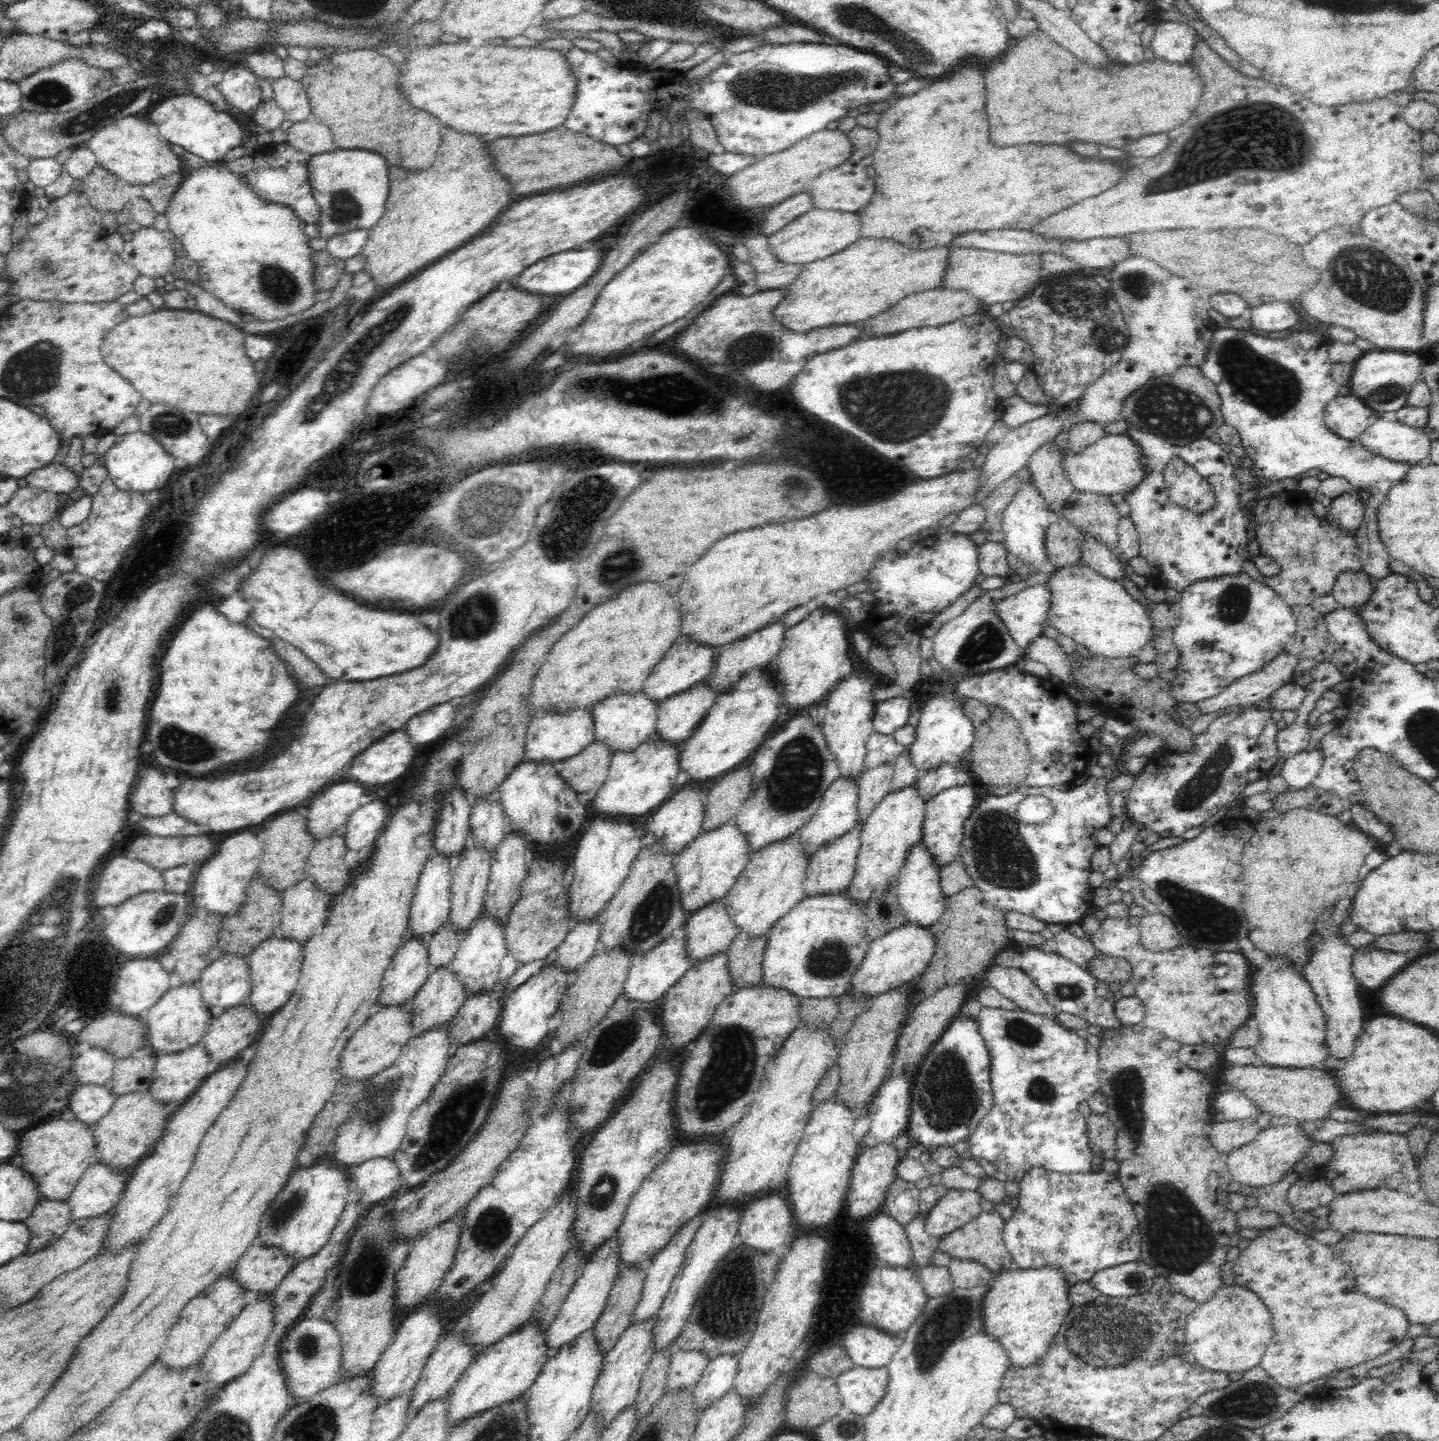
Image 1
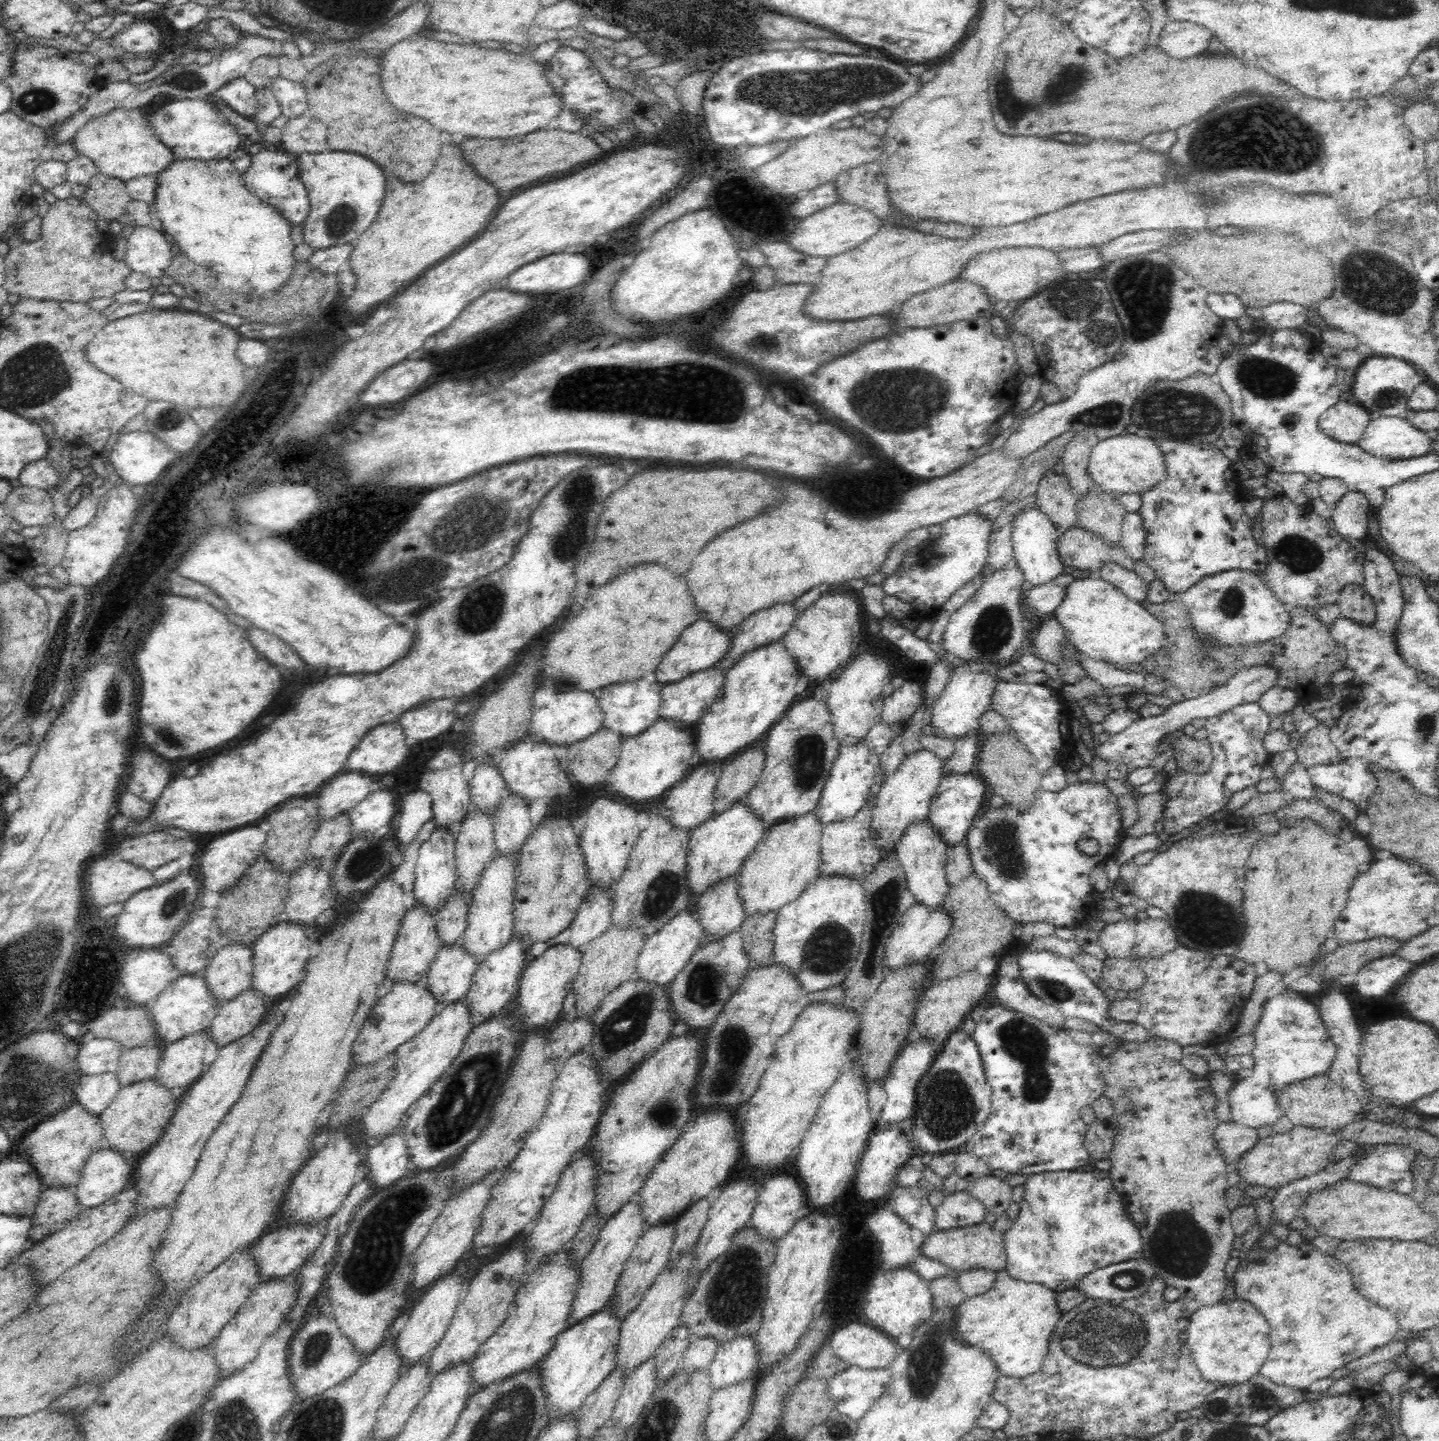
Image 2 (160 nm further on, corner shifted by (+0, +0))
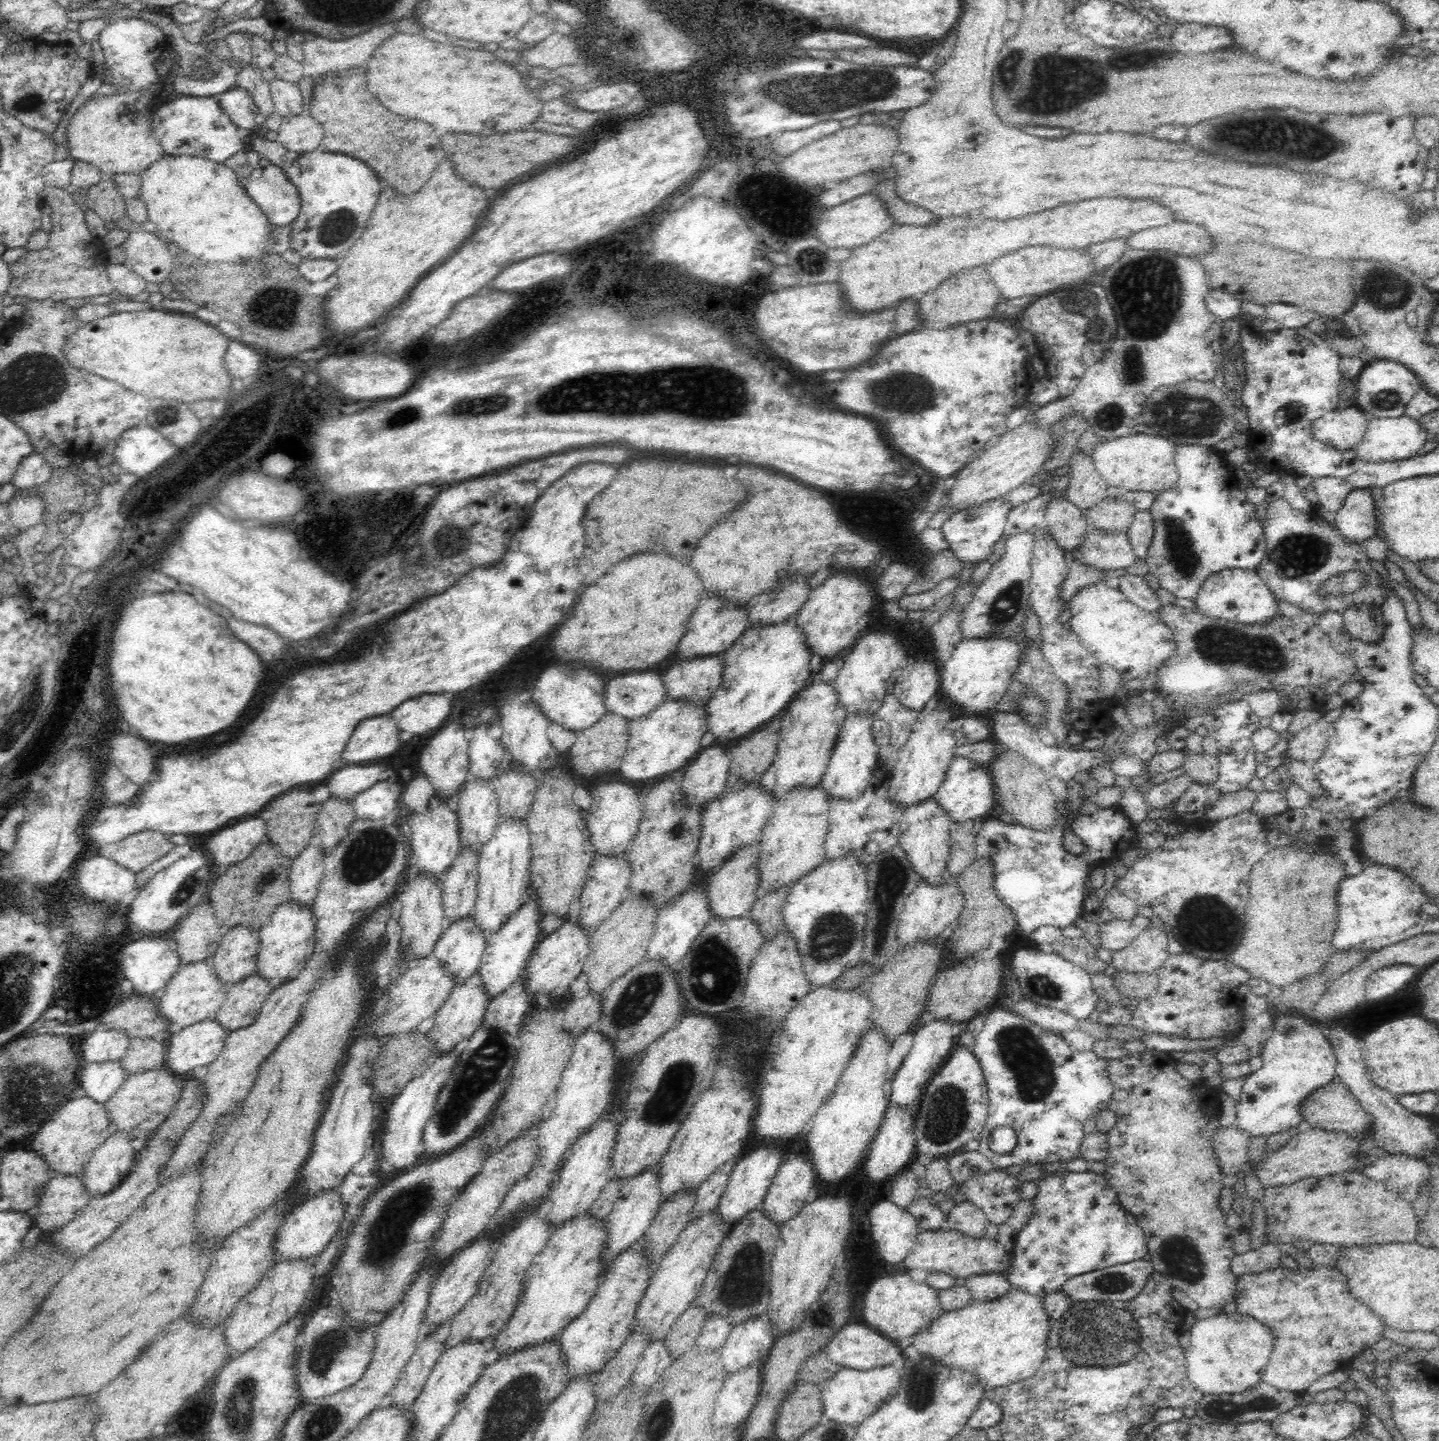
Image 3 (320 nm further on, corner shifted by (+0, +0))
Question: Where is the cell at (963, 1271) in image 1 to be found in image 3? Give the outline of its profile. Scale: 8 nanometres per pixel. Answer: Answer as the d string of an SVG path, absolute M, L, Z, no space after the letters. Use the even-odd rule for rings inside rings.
M987 1273L966 1279L972 1301L989 1302L1003 1298L1013 1287L1002 1273Z

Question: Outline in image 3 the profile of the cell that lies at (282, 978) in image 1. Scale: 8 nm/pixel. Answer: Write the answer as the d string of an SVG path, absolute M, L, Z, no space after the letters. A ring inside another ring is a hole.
M286 901L274 909L268 922L260 928L257 973L264 977L273 989L278 988L288 979L292 979L313 951L316 923L312 919L312 914L312 906Z

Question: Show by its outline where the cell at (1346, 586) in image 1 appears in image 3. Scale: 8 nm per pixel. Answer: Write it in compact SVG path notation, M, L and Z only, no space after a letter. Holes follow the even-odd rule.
M1361 603L1343 614L1344 630L1362 642L1378 642L1385 630L1384 615L1378 605Z

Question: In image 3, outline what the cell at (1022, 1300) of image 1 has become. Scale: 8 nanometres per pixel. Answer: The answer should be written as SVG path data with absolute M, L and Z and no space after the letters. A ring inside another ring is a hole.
M1012 1288L1003 1298L989 1302L974 1301L958 1310L944 1311L926 1330L921 1330L913 1337L912 1346L922 1358L935 1360L951 1368L968 1367L986 1389L1008 1386L1034 1376L1040 1368L1046 1356L1049 1322L1044 1298Z

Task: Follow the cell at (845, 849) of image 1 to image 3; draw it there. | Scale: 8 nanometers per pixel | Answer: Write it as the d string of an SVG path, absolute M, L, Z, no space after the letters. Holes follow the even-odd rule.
M883 765L875 769L873 777L865 786L864 794L856 800L836 800L829 807L829 828L825 840L828 859L840 856L858 858L865 866L870 866L879 852L884 852L899 844L900 820L905 806L895 804L889 797L889 778L892 770Z

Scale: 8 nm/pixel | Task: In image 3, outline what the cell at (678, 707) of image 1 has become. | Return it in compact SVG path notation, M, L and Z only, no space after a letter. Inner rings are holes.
M719 655L675 661L662 676L666 697L704 707L720 686L723 670L724 661Z

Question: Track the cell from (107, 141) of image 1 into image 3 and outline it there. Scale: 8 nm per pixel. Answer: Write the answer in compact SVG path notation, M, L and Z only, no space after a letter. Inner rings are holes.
M150 90L98 95L75 110L66 131L68 158L89 162L104 174L141 175L165 154L162 145L151 134Z

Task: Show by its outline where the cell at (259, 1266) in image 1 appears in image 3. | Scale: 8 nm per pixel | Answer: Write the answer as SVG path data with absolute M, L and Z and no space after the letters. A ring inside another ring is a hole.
M332 1187L320 1192L317 1197L306 1199L286 1215L284 1222L280 1224L280 1228L276 1232L276 1238L274 1238L276 1262L284 1259L316 1257L326 1248L326 1245L338 1232L344 1216L344 1203L340 1197L339 1187Z

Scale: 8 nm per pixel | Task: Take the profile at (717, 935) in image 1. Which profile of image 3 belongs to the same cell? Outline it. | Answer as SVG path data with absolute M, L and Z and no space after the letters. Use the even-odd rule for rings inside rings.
M759 842L743 846L736 851L732 858L724 862L723 866L720 866L720 870L710 877L706 893L708 893L712 916L738 918L750 912L756 902L756 892L758 890L758 882L760 882L760 854Z

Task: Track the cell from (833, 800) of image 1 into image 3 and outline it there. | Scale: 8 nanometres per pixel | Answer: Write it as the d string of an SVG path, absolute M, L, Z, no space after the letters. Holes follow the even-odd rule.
M854 713L844 719L836 746L832 751L827 769L820 782L820 787L828 795L831 802L860 798L864 794L865 786L873 777L875 769L879 767L879 746L876 745L872 734L872 722L875 717L875 715L868 713L865 715Z

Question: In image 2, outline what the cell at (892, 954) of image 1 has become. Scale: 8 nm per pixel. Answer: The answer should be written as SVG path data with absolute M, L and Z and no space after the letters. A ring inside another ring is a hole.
M914 903L902 915L898 926L894 928L892 935L889 937L886 949L884 949L884 970L900 968L912 963L922 963L930 960L930 952L936 946L942 944L951 932L952 917L946 914L942 906L935 909L928 909L920 903Z

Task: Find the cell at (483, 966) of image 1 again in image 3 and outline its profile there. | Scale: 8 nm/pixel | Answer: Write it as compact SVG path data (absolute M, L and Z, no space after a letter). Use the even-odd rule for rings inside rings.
M500 819L491 839L480 850L477 899L471 916L476 920L477 926L485 931L487 938L496 934L504 926L506 919L510 918L525 901L524 894L532 859L530 836L527 820Z

